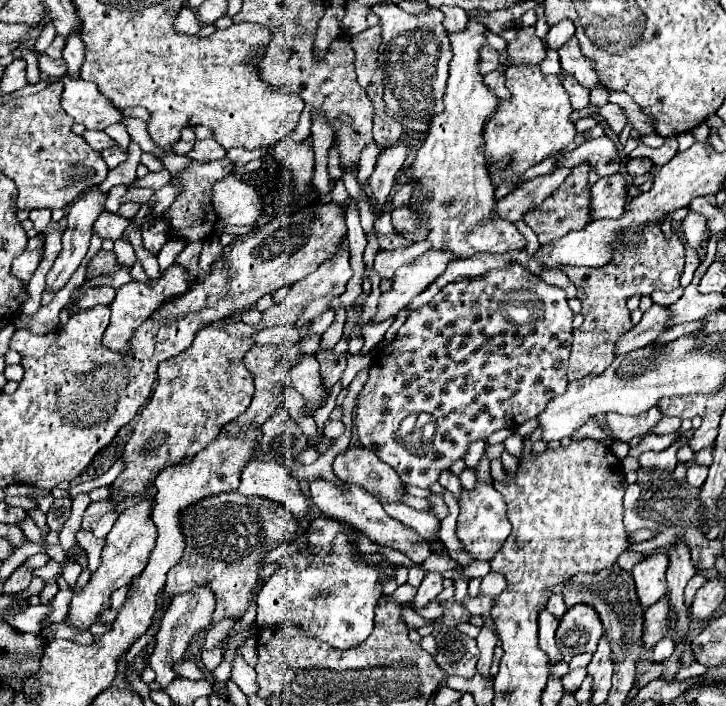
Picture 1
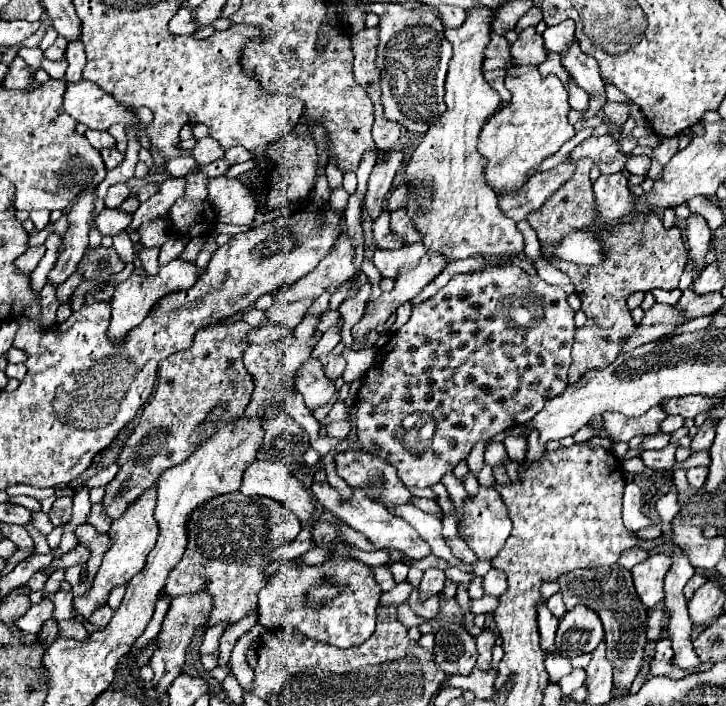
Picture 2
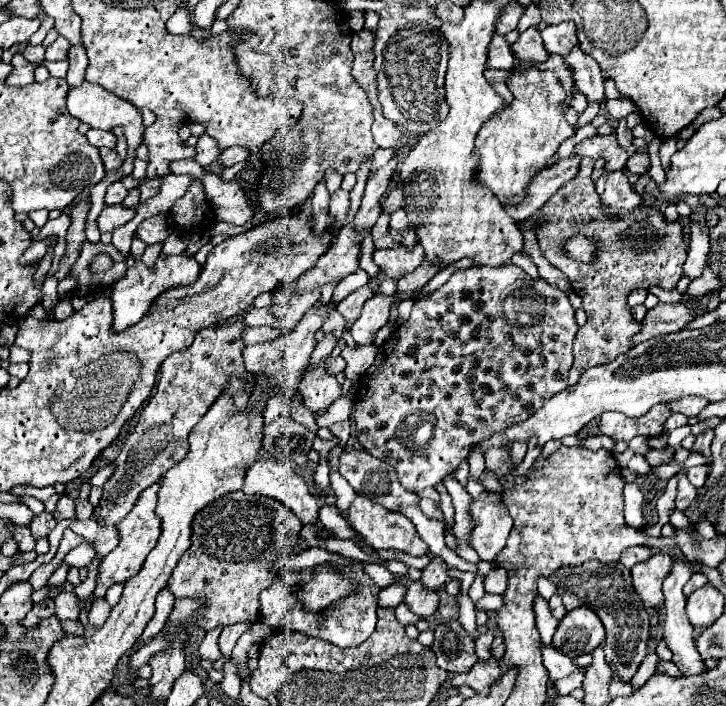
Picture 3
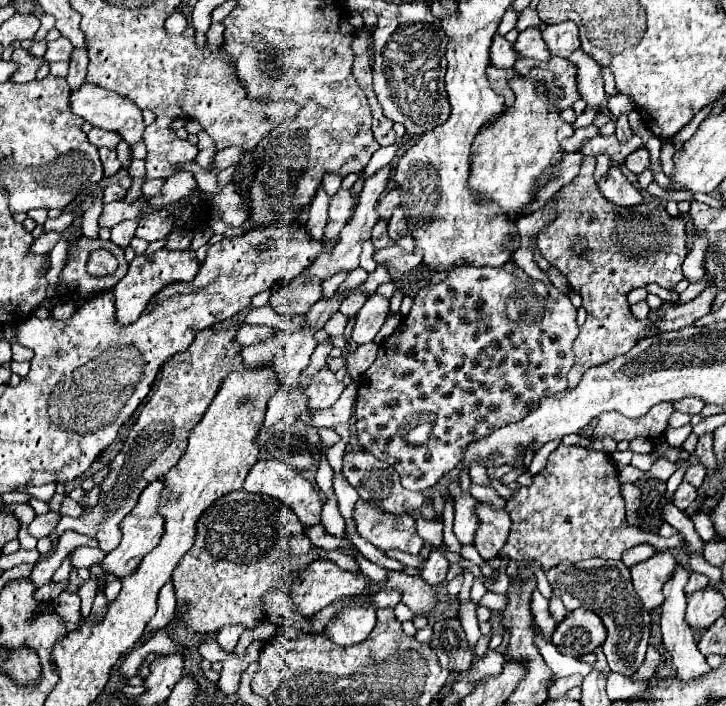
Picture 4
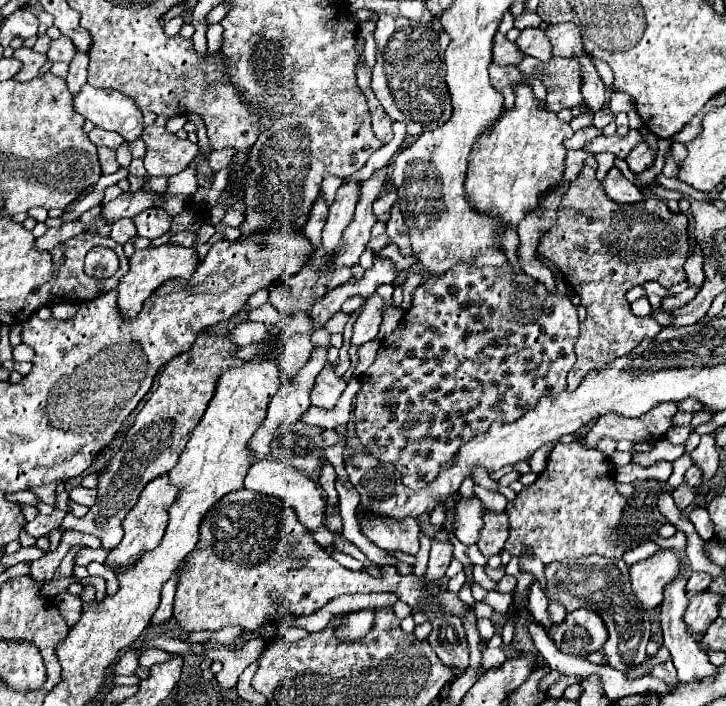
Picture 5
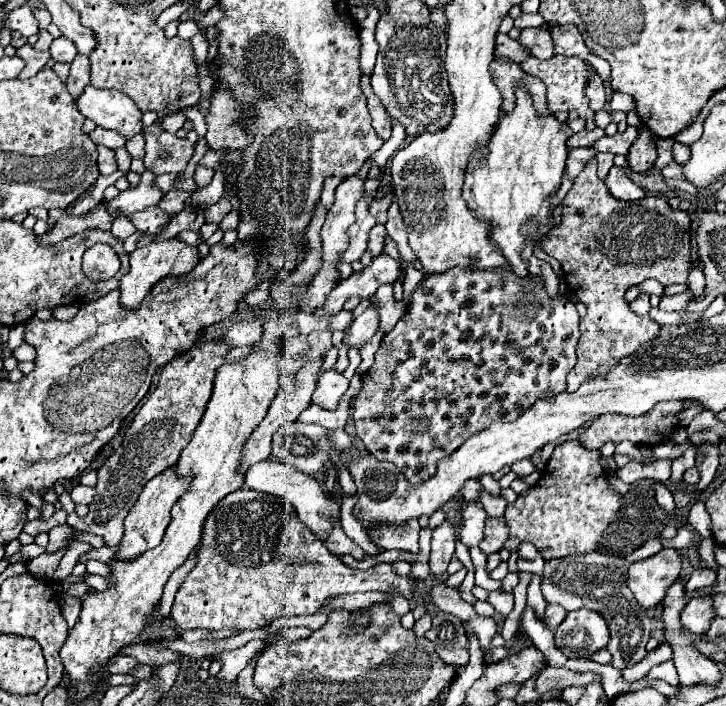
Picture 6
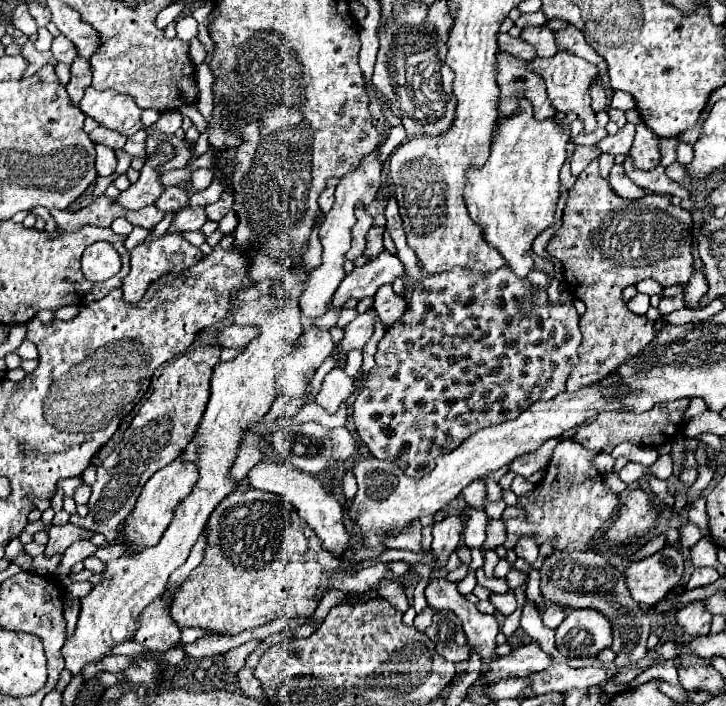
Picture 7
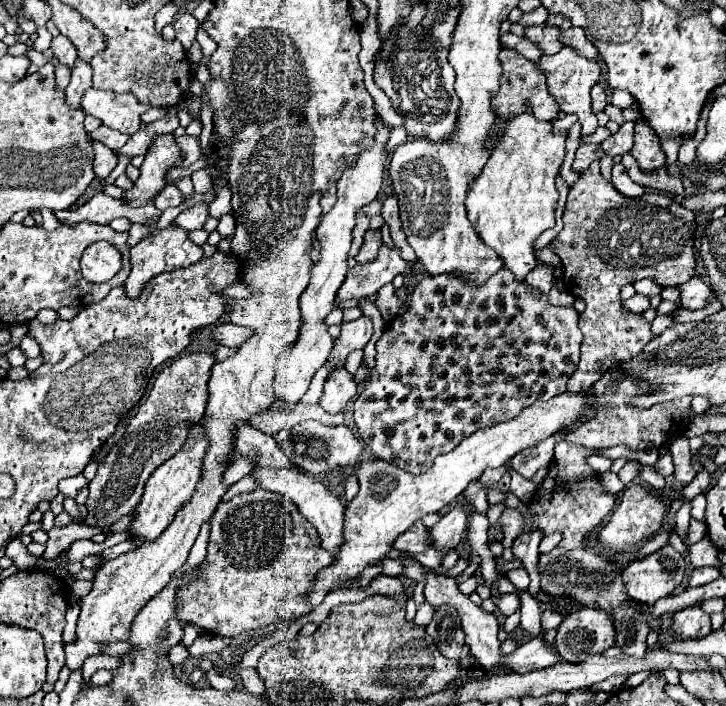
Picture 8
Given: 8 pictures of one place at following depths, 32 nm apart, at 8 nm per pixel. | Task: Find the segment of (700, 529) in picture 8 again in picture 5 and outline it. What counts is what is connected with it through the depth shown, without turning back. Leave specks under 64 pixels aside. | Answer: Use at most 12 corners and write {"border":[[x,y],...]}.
{"border":[[676,532],[672,538],[664,540],[658,534],[648,536],[658,542],[662,548],[684,550],[688,536],[684,532]]}

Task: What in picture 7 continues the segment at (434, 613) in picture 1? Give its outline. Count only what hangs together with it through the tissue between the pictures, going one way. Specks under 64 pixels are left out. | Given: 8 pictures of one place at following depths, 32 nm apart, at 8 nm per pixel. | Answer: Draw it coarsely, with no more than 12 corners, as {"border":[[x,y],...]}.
{"border":[[234,492],[172,618],[234,636],[368,592],[288,500]]}

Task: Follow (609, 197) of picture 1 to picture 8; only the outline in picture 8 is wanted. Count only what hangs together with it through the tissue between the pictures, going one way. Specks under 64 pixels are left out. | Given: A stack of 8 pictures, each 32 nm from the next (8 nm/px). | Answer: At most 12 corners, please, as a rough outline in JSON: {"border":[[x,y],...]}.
{"border":[[622,164],[612,168],[612,184],[628,198],[646,192],[628,176]]}

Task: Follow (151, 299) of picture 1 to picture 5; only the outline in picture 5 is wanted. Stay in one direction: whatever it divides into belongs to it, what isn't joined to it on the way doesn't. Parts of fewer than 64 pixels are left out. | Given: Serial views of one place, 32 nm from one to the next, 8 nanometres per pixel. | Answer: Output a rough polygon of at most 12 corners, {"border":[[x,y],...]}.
{"border":[[166,242],[136,250],[118,284],[132,318],[168,278],[190,278],[196,248]]}

